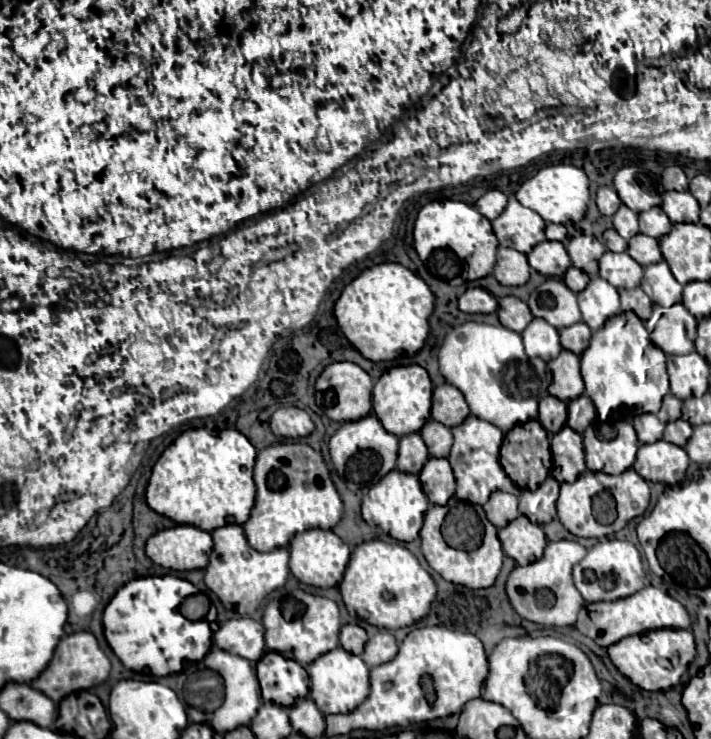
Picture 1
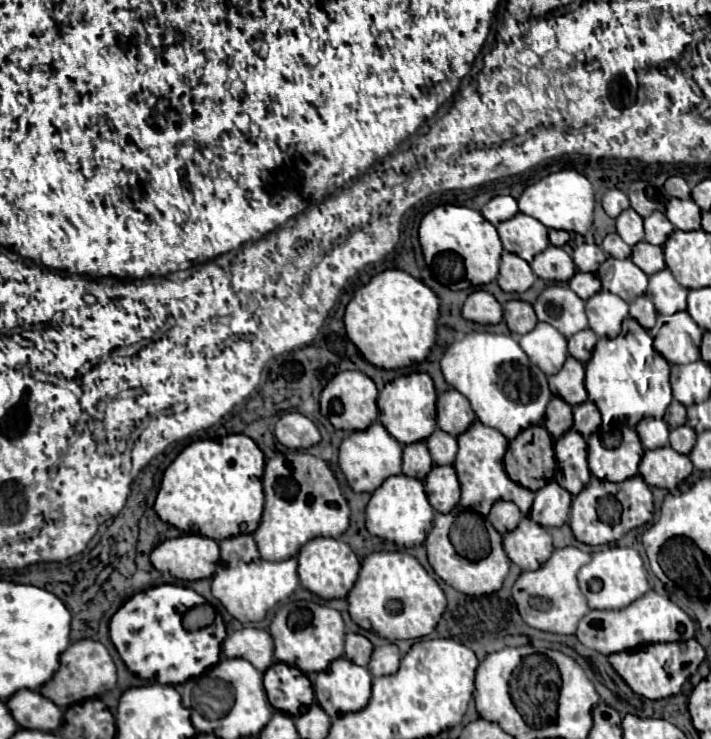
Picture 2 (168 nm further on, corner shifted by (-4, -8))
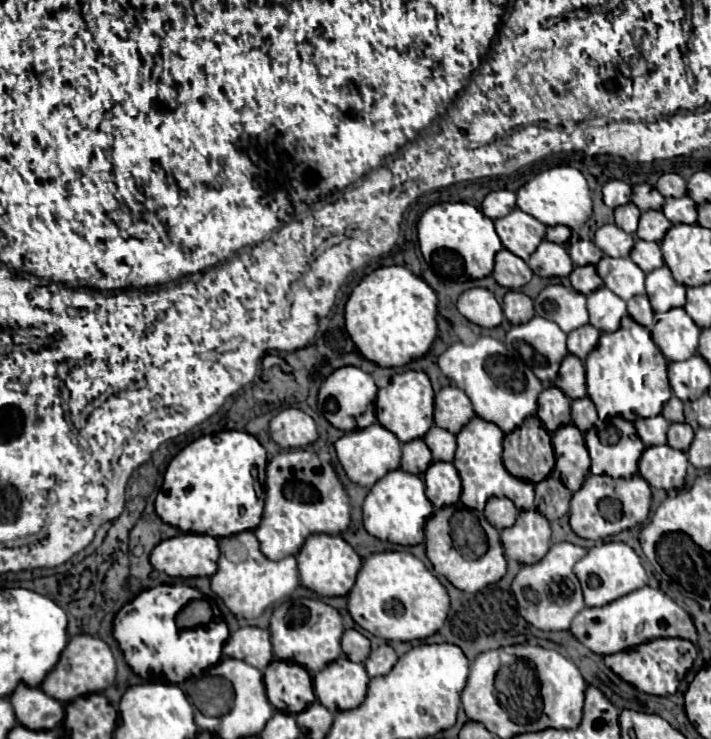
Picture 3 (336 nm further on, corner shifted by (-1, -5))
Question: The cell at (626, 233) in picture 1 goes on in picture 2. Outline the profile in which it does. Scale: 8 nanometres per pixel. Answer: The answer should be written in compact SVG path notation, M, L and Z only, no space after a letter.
M628 208L626 212L622 212L622 214L616 218L616 230L618 230L620 238L622 238L628 246L634 246L636 242L644 240L642 216L636 214L632 208Z

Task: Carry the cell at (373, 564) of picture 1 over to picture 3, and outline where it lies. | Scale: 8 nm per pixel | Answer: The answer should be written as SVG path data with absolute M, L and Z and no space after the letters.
M385 551L363 559L357 583L347 601L353 621L387 641L427 639L443 627L449 613L447 589L423 561L405 551Z

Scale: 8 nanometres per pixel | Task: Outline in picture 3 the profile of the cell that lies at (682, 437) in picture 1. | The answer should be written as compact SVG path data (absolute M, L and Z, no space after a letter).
M671 423L667 433L667 445L679 451L687 451L693 441L693 429L687 423Z

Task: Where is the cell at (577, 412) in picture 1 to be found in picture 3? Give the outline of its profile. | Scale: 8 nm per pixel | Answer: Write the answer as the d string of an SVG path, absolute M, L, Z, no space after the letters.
M589 397L571 401L571 417L573 417L575 427L579 427L583 433L587 429L591 429L591 427L596 427L596 421L598 421L595 405L593 405L593 401Z

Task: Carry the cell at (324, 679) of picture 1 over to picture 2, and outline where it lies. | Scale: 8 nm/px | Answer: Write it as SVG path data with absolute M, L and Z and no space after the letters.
M338 658L316 676L316 698L334 720L348 712L358 712L370 702L372 674L348 658Z

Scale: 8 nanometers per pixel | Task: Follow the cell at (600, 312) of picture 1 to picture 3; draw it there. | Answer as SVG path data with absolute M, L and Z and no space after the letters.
M599 287L587 295L589 323L599 331L617 331L621 317L627 313L627 305L607 287Z

